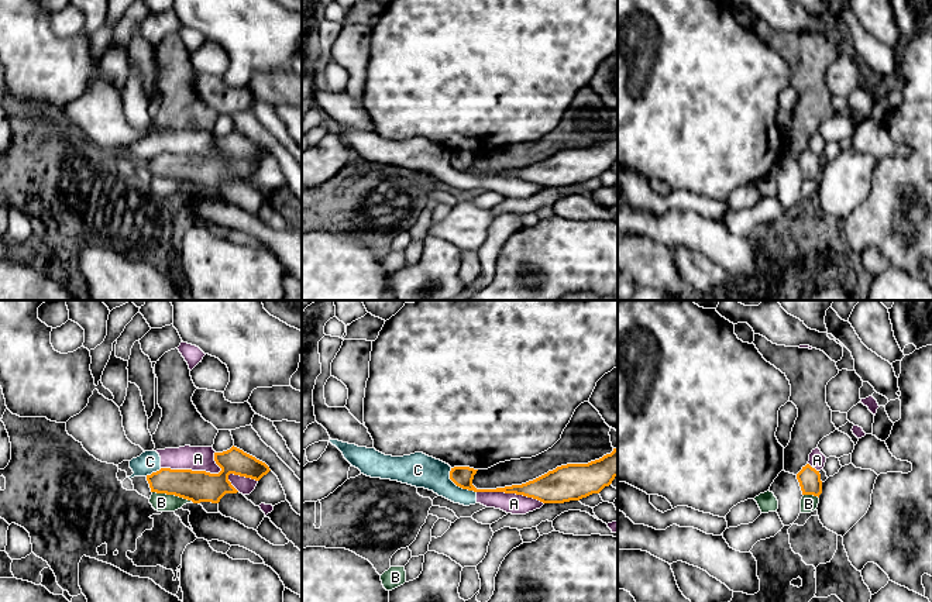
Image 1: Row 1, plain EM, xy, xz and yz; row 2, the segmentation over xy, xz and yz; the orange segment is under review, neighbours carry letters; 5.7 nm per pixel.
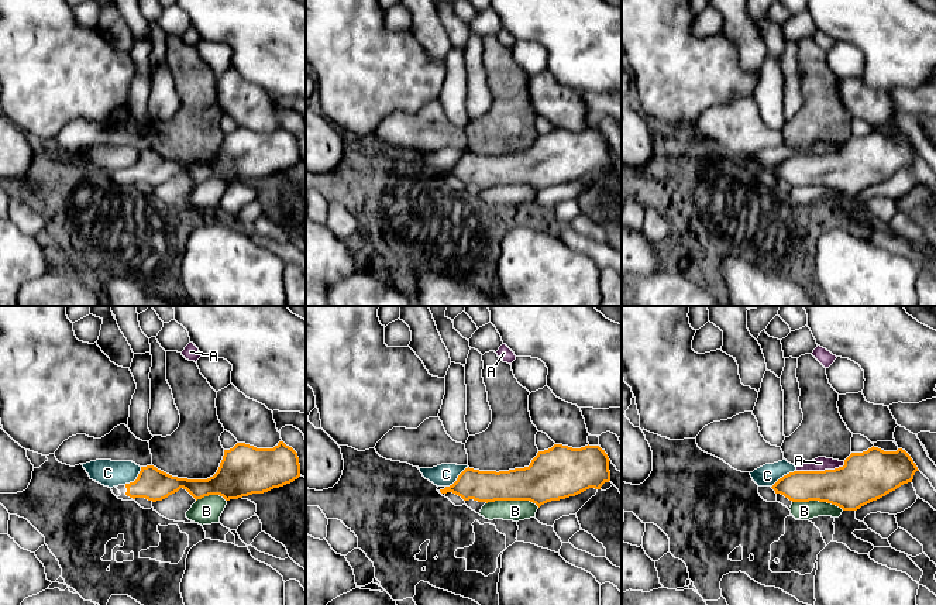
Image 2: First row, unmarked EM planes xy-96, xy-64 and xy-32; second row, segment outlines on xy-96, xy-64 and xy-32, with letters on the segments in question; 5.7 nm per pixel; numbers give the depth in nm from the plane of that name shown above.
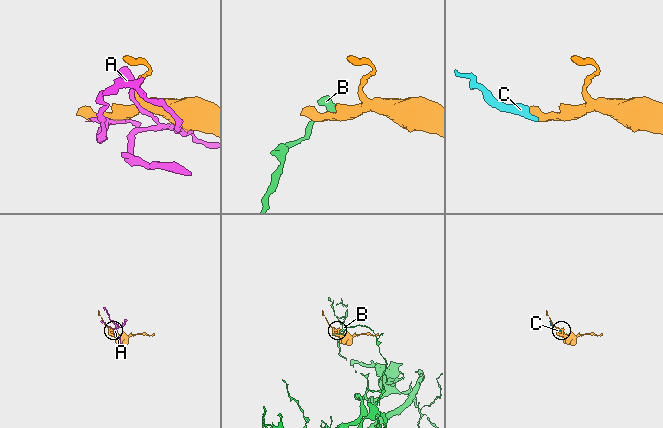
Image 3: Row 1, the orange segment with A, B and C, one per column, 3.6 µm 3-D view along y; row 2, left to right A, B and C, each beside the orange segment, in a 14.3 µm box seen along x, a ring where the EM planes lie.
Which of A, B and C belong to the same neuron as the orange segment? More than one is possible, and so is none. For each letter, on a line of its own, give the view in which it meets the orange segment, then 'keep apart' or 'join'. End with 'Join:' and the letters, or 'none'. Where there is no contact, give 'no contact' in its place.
A: contact in xy; keep apart
B: contact in xy; keep apart
C: contact in xz; keep apart
Join: none

